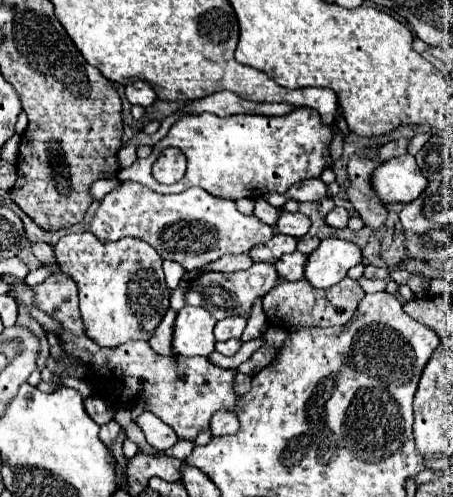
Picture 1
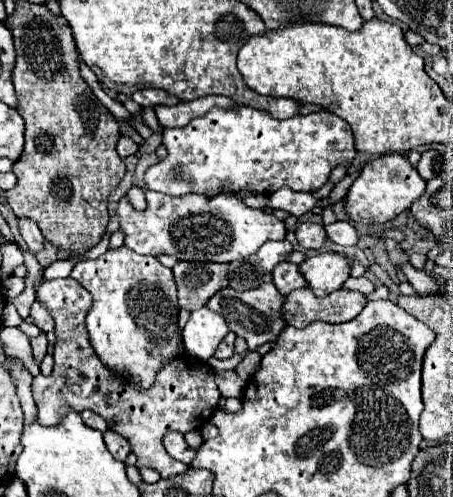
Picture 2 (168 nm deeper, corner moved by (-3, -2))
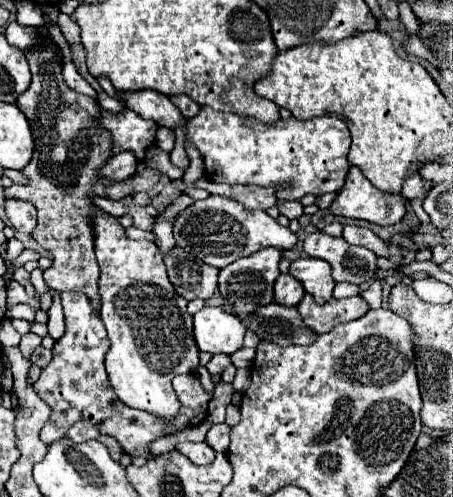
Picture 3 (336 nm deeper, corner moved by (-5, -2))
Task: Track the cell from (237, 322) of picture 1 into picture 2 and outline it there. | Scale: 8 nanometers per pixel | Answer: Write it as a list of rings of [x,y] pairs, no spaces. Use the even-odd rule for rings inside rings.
[[[229,333],[227,339],[223,339],[223,343],[217,347],[215,357],[217,357],[217,359],[227,359],[227,357],[231,357],[231,355],[235,353],[235,351],[233,351],[233,343],[235,343],[235,335]]]

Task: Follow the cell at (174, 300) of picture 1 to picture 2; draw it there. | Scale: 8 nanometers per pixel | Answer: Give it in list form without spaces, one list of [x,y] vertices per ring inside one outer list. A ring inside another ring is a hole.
[[[177,261],[173,275],[179,291],[179,307],[195,311],[227,285],[227,265]]]

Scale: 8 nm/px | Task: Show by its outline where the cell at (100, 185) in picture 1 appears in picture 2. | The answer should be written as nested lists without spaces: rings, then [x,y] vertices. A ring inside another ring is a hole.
[[[133,186],[127,193],[127,197],[131,205],[138,211],[146,209],[145,193],[139,187]]]

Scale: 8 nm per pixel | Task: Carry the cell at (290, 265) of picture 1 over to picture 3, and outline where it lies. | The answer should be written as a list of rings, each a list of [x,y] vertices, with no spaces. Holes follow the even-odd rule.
[[[285,273],[285,275],[277,277],[277,281],[275,281],[275,301],[277,303],[295,307],[303,295],[305,295],[305,289],[293,275]]]

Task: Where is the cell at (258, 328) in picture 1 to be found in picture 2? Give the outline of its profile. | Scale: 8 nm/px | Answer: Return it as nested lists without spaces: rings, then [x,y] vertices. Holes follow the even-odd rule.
[[[256,351],[247,352],[244,359],[235,368],[237,375],[239,375],[241,379],[249,381],[256,373],[261,358],[262,357]]]

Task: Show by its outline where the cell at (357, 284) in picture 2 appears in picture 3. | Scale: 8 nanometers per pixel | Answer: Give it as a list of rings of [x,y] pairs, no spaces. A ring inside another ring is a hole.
[[[337,283],[335,285],[333,297],[343,299],[343,297],[353,297],[353,295],[359,295],[359,287],[357,285],[351,285],[351,283]]]

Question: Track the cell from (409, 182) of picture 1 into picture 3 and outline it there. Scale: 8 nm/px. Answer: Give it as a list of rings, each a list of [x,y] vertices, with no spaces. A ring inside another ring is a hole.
[[[351,167],[347,181],[331,203],[335,215],[363,219],[377,225],[395,225],[405,215],[407,199],[403,193],[385,193],[373,187],[359,167]]]

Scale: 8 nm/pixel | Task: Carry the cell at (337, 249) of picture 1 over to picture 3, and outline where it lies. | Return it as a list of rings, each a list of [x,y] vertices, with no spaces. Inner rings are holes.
[[[313,257],[297,259],[291,263],[289,273],[301,281],[305,291],[313,295],[317,303],[325,303],[331,299],[335,281],[331,277],[329,263],[325,263],[323,259],[313,259]]]

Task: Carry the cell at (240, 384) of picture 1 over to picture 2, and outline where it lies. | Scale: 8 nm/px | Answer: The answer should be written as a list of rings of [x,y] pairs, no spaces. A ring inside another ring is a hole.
[[[217,371],[215,383],[223,397],[241,397],[243,395],[245,381],[239,379],[239,375],[235,371]]]

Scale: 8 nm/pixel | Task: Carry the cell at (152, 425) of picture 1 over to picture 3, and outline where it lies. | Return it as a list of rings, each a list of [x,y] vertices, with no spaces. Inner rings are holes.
[[[179,443],[177,451],[195,465],[209,465],[215,459],[215,451],[207,443]]]

